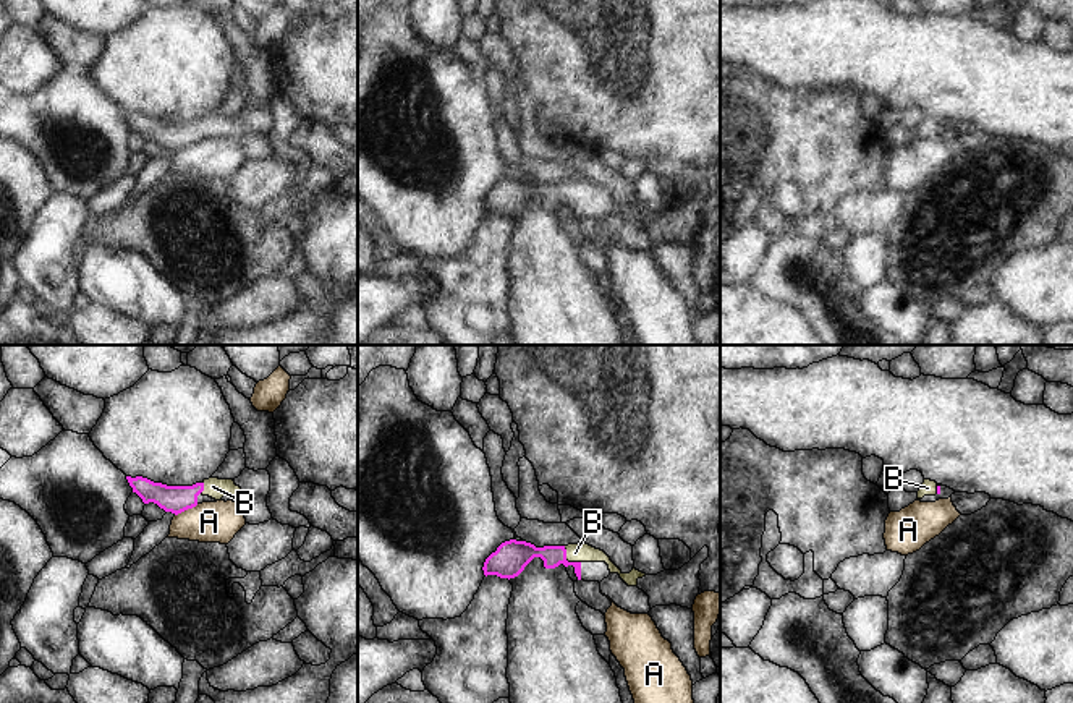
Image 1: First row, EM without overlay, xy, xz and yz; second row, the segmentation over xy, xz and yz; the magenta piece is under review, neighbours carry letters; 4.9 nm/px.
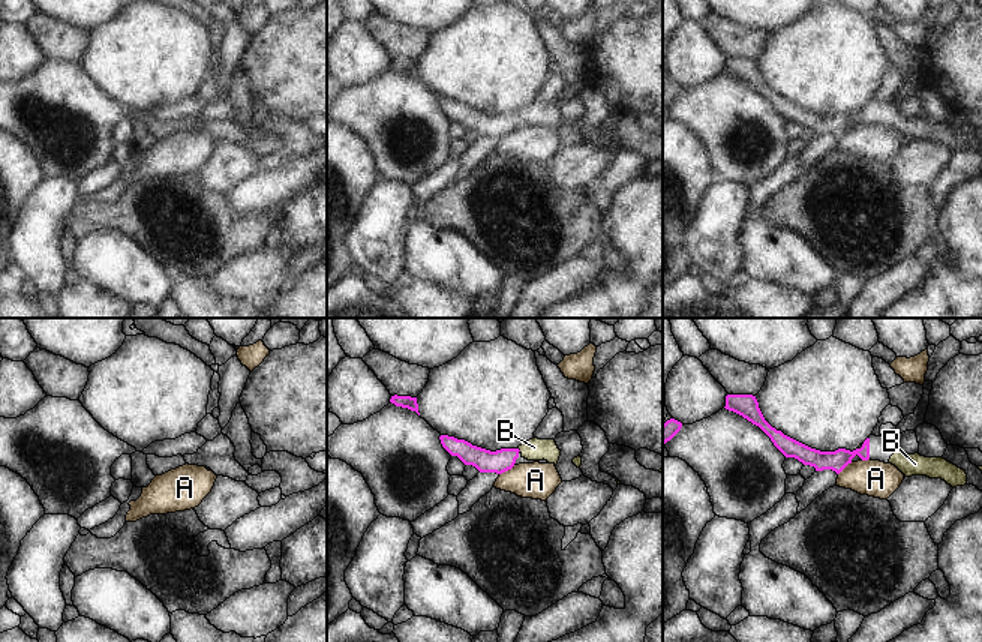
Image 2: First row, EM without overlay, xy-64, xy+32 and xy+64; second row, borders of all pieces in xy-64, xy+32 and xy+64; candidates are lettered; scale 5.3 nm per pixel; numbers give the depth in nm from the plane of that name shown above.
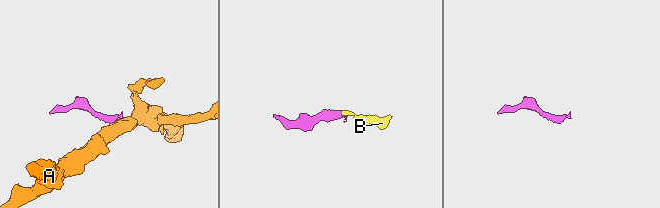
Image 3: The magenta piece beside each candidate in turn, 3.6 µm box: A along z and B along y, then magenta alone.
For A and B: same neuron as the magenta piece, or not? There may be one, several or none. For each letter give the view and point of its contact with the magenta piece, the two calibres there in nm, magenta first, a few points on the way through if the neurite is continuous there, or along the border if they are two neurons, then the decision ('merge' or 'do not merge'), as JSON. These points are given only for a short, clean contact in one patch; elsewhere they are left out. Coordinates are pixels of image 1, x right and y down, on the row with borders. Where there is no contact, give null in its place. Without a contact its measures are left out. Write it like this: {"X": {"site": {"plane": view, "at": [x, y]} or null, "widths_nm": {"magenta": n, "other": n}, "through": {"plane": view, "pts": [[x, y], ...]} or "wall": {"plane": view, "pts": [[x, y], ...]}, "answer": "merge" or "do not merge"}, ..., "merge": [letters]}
{"A": {"site": {"plane": "xy", "at": [186, 509]}, "widths_nm": {"magenta": 140, "other": 200}, "wall": {"plane": "xy", "pts": [[198, 504], [175, 515]]}, "answer": "do not merge"}, "B": {"site": {"plane": "xz", "at": [565, 559]}, "widths_nm": {"magenta": 150, "other": 100}, "through": {"plane": "xz", "pts": [[515, 556], [547, 553], [565, 559], [575, 553]]}, "answer": "merge"}, "merge": ["B"]}

